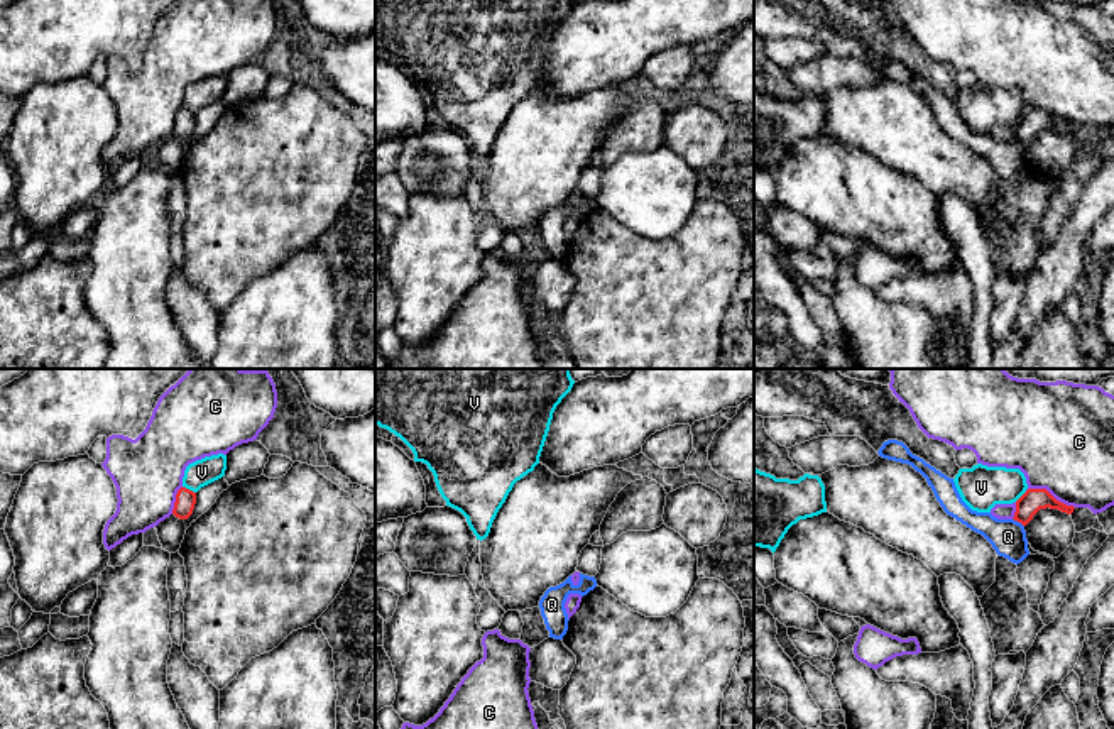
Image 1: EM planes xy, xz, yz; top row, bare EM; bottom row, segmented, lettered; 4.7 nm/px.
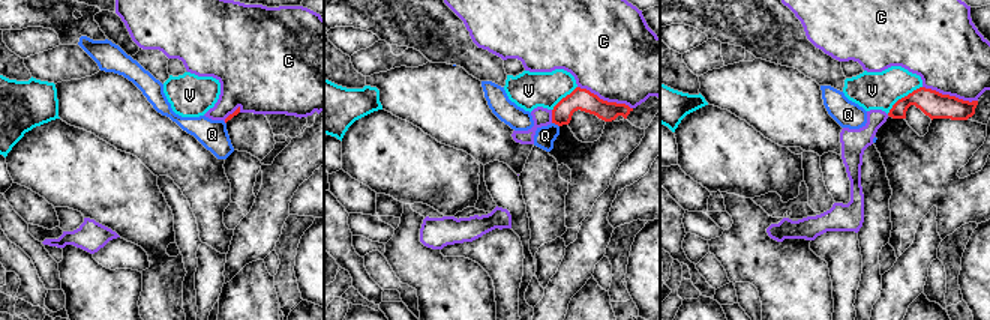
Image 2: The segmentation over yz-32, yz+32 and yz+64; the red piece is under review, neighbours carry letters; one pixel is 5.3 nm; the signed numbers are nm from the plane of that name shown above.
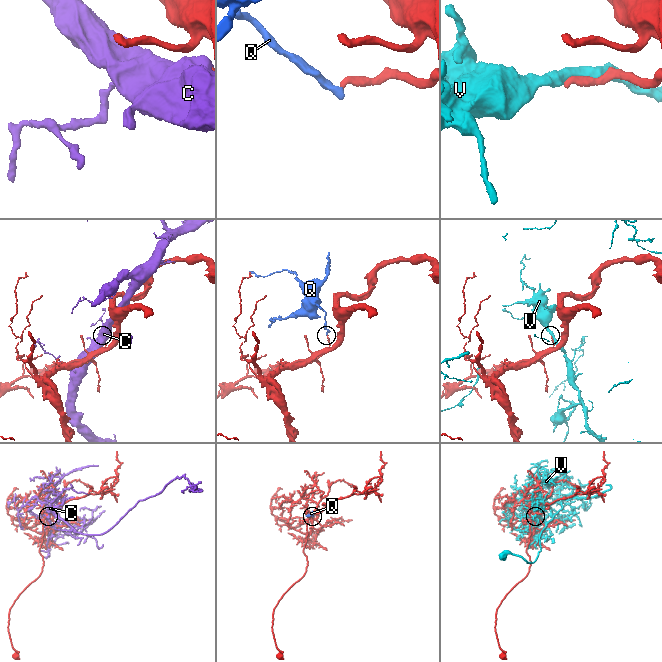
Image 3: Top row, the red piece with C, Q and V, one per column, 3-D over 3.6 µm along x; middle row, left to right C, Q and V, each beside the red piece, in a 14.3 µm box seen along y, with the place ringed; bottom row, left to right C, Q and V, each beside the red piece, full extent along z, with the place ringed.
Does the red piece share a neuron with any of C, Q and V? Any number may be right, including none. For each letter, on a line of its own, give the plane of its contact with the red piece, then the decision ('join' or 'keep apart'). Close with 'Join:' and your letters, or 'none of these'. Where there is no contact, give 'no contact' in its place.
C: meets red in yz; keep apart
Q: meets red in yz; keep apart
V: meets red in xy; keep apart
Join: none of these

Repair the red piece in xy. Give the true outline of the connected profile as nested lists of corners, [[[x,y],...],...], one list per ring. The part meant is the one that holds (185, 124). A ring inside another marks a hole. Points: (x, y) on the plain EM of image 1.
[[[181,108],[176,115],[172,135],[179,140],[188,140],[193,135],[196,125],[196,113]]]

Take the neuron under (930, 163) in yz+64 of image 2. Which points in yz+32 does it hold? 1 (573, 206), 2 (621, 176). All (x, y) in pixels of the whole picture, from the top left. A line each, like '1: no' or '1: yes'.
1: yes
2: no

